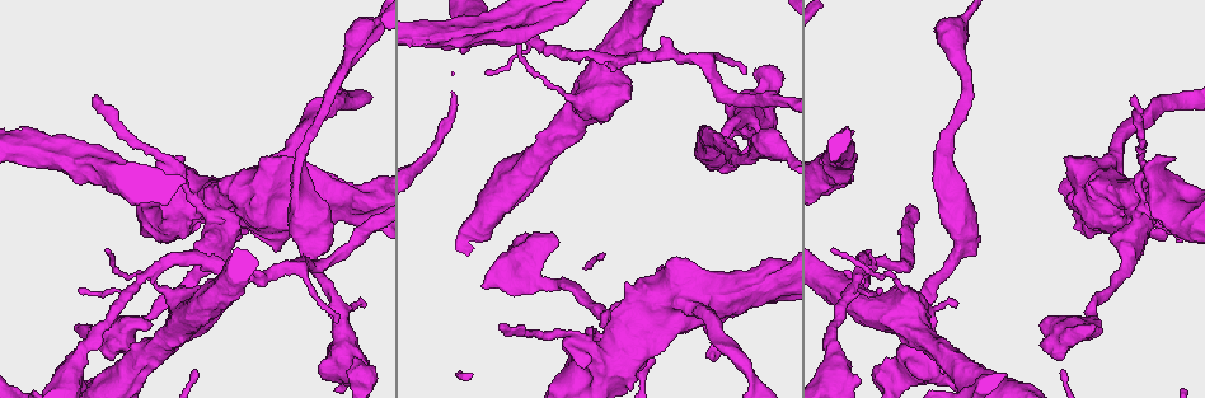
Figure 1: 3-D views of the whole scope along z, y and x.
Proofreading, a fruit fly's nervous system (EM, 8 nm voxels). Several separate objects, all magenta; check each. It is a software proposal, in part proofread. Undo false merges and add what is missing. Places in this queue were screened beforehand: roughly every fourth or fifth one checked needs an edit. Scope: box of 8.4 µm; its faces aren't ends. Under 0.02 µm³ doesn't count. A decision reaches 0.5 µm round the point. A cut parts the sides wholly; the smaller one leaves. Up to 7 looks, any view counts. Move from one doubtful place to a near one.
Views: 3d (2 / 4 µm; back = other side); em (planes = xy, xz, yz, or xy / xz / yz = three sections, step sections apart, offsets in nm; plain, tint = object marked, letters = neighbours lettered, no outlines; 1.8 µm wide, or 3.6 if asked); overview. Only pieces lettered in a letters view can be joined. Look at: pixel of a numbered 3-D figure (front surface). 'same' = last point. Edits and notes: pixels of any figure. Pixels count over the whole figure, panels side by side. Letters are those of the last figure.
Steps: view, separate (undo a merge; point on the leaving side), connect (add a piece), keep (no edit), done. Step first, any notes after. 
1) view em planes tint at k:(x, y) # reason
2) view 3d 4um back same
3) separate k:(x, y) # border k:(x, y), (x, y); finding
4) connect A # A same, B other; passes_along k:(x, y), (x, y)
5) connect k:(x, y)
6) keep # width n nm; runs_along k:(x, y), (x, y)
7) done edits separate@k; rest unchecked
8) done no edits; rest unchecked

view em xz step 4 tint at 1:(275, 225)

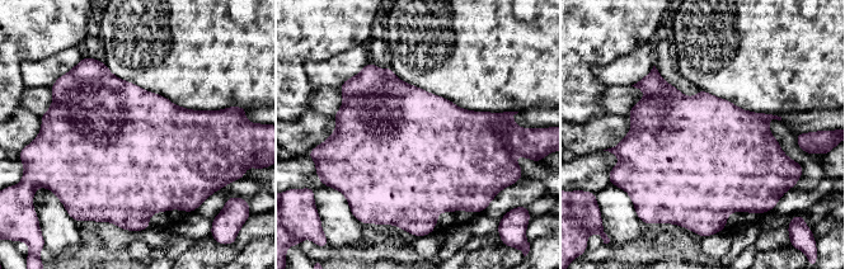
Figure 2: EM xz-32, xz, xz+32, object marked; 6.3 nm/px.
view em planes letters same # cut it another way

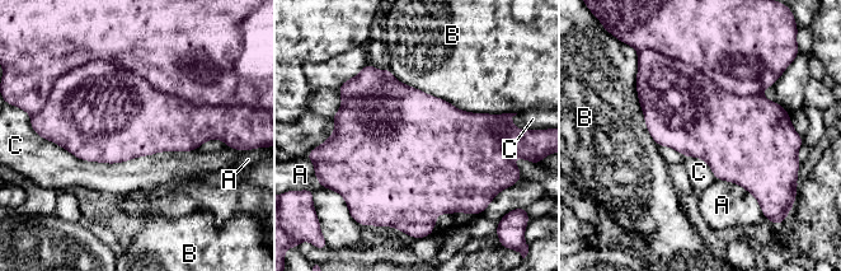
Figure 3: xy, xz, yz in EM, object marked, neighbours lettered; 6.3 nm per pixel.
separate 3:(120, 110) # A other, B other, C other; border 3:(83, 64), (108, 60), (215, 107); two neurons meet here

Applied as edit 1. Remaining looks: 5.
view overview # see it whole again

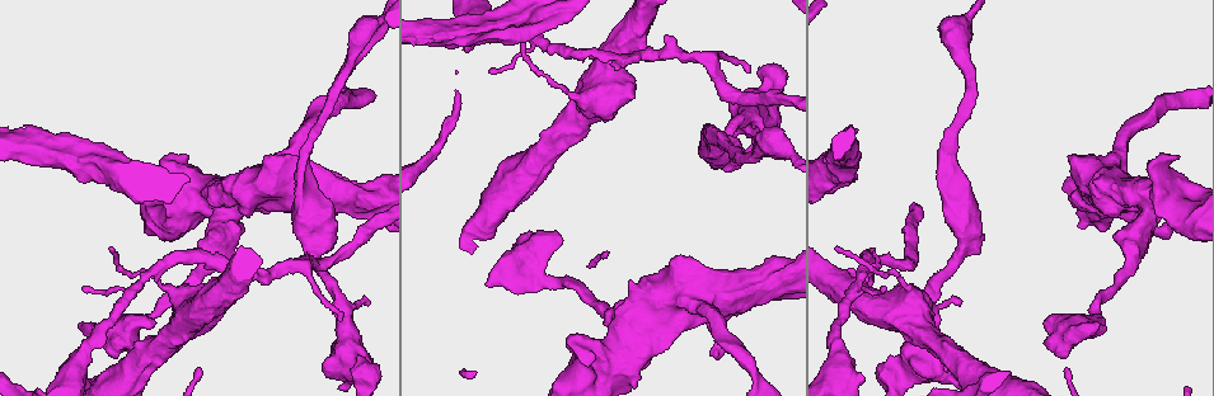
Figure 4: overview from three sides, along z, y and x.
view 3d 2um at 4:(364, 303) # branch stops here

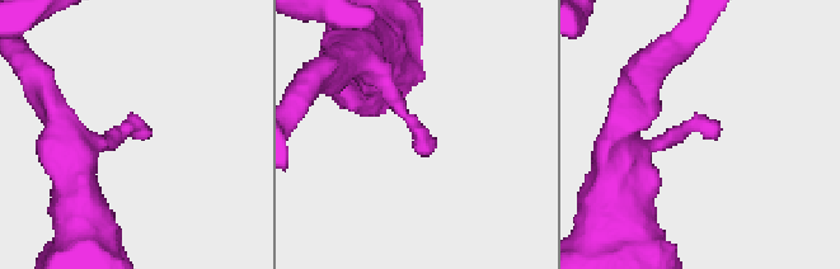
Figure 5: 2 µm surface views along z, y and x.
view em planes letters at 5:(139, 128)

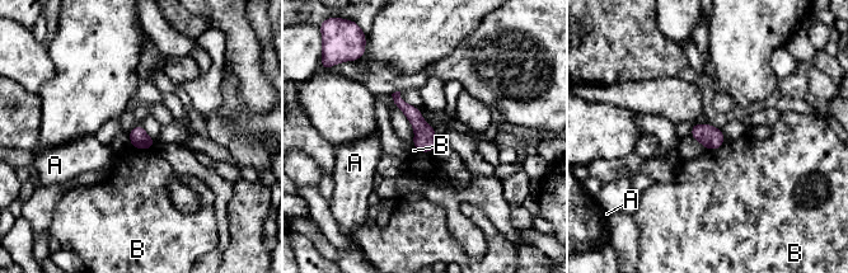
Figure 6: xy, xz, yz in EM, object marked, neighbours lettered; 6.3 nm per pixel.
keep # A other, B other; no lettered piece goes on from it

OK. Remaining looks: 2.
done edits separate@3; rest unchecked

